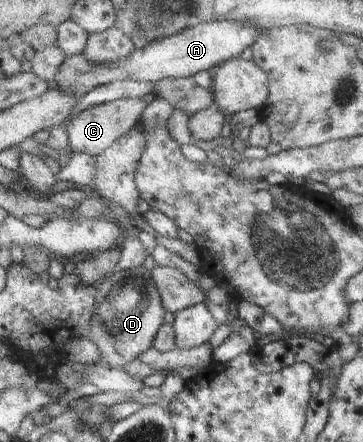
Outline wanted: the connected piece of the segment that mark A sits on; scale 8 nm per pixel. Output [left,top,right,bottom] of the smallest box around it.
[55,21,261,96]

